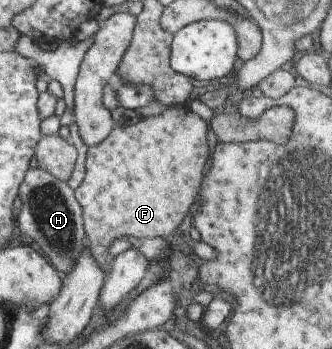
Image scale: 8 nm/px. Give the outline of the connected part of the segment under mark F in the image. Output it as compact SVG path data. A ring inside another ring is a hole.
M170 105L160 114L141 116L139 122L113 127L111 134L86 154L85 176L74 190L82 208L86 245L106 275L111 270L109 246L119 238L166 238L174 234L196 201L203 182L203 168L209 158L208 126L187 105Z

